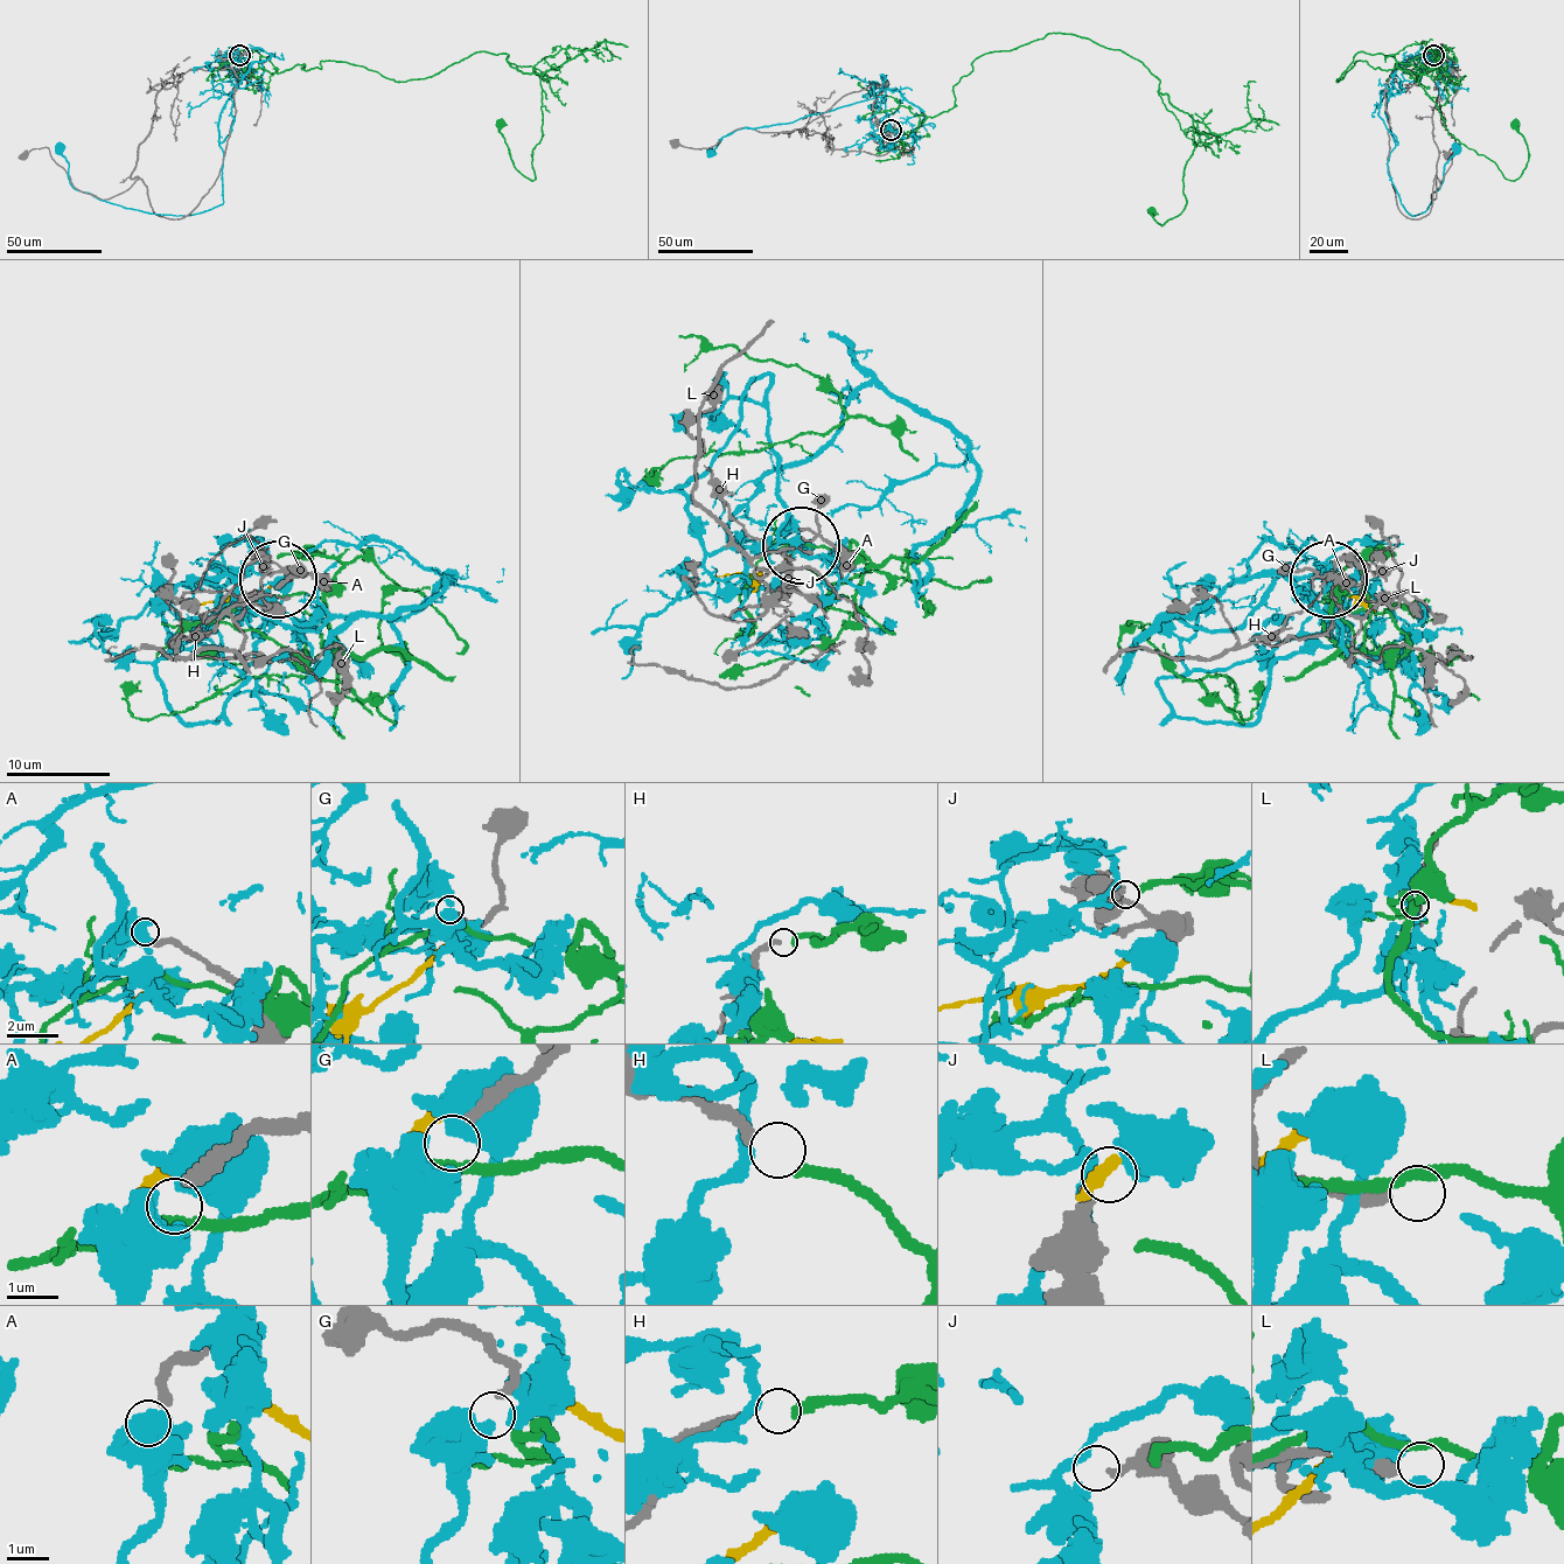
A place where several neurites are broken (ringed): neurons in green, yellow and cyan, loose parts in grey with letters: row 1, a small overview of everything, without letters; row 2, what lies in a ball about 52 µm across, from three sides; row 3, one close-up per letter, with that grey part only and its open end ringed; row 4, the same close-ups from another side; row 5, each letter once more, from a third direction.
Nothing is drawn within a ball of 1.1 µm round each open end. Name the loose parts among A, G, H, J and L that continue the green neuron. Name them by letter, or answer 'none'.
H

